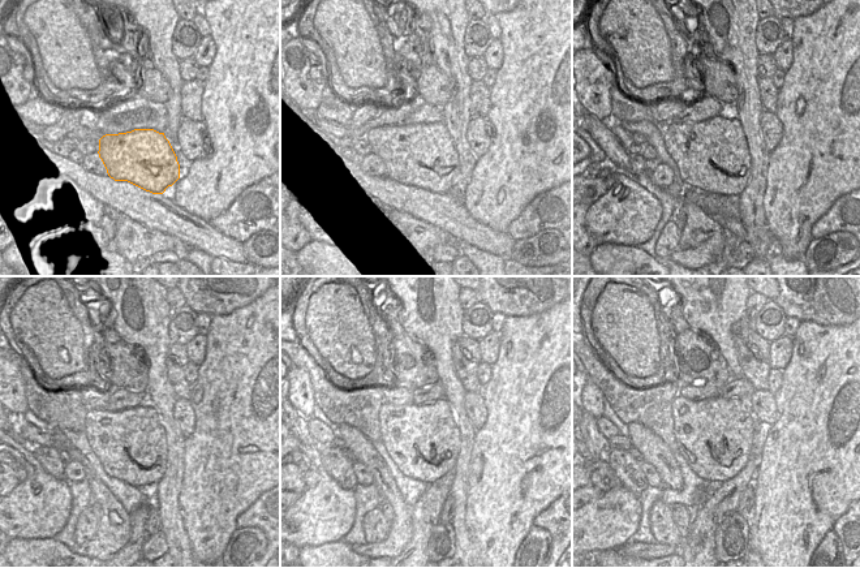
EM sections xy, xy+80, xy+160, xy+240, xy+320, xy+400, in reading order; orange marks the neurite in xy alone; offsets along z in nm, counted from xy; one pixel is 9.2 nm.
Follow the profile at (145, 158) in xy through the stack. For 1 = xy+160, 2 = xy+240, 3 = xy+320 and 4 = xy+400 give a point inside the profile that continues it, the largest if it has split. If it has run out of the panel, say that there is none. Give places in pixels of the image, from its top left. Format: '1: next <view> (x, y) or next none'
1: next xy+160 (713, 155)
2: next xy+240 (130, 444)
3: next xy+320 (422, 440)
4: next xy+400 (714, 437)

